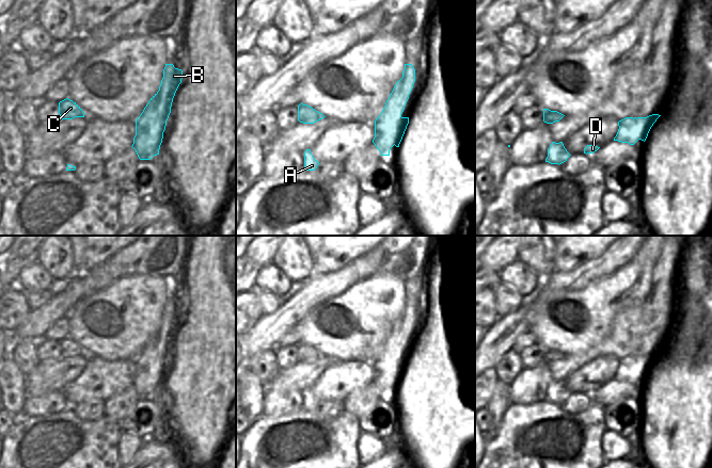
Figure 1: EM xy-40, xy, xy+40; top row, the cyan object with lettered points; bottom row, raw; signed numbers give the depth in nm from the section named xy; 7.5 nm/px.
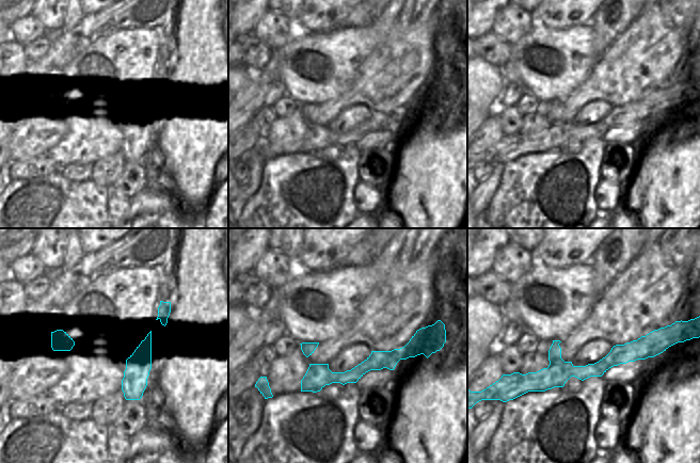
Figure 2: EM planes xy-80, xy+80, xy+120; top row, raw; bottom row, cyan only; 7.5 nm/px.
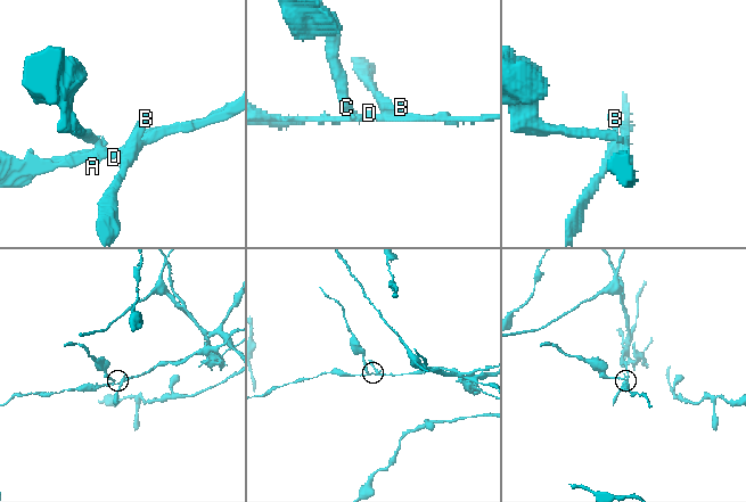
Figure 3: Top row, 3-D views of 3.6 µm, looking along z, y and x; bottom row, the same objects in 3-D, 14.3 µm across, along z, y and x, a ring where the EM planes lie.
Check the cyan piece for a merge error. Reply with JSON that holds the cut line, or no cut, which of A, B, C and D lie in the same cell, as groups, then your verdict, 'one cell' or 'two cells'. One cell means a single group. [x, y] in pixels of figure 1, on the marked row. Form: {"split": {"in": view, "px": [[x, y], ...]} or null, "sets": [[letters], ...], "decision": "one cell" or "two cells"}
{"split": {"in": "xy", "px": [[402, 117], [393, 144]]}, "sets": [["A", "C", "D"], ["B"]], "decision": "two cells"}

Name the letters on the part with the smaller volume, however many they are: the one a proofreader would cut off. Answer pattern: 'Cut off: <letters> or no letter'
Cut off: B

